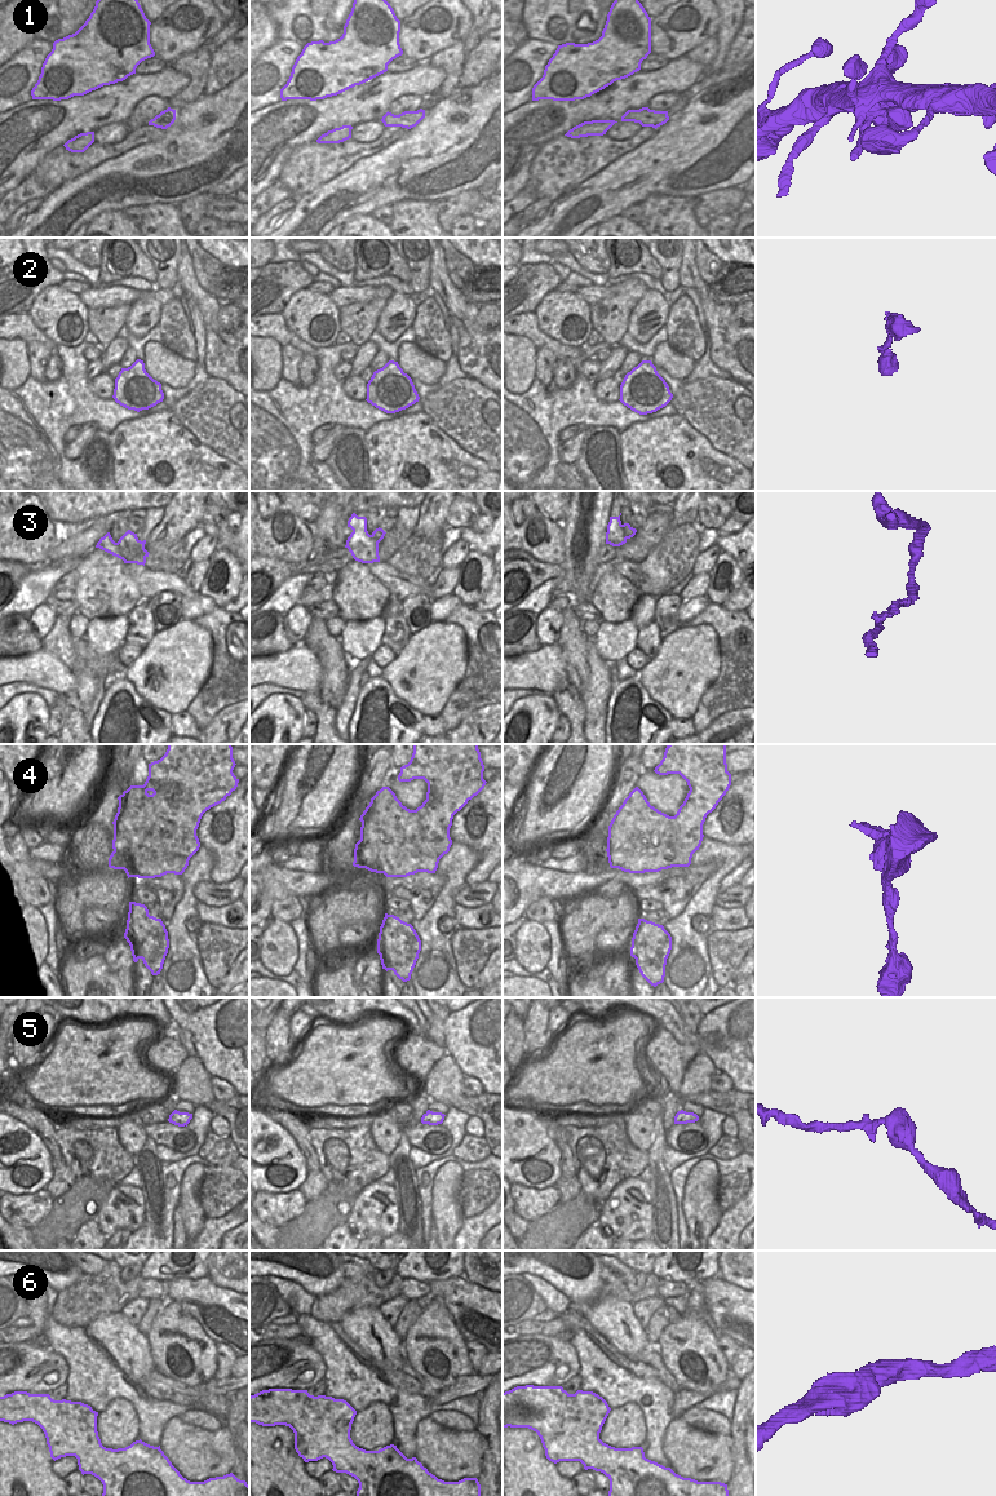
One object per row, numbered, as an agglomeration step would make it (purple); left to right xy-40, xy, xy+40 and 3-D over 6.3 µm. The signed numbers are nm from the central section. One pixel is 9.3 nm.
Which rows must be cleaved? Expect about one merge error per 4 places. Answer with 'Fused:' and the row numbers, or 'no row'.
Fused: 2

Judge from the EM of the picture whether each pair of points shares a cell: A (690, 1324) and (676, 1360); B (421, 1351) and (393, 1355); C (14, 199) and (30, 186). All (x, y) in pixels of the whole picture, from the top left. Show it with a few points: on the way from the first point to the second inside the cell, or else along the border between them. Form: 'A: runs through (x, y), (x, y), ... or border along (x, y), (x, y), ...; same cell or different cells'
A: runs through (690, 1333), (690, 1344), (682, 1351); same cell
B: border along (402, 1340), (404, 1355); different cells
C: runs through (18, 195), (26, 190); same cell

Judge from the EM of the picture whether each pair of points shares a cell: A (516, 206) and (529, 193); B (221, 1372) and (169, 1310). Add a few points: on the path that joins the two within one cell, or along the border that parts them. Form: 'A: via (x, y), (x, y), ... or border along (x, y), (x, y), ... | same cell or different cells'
A: via (518, 203), (526, 195) | same cell
B: border along (216, 1344), (216, 1373), (213, 1377) | different cells

